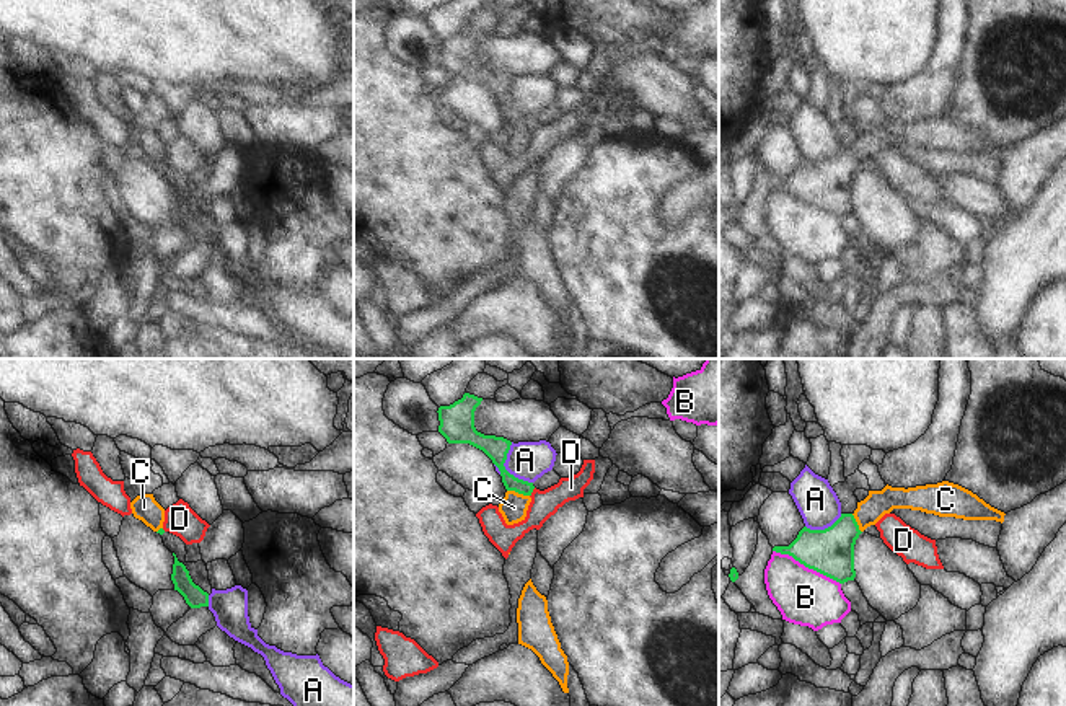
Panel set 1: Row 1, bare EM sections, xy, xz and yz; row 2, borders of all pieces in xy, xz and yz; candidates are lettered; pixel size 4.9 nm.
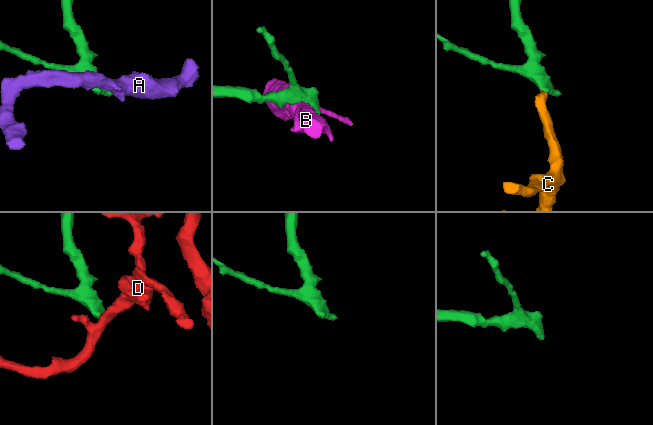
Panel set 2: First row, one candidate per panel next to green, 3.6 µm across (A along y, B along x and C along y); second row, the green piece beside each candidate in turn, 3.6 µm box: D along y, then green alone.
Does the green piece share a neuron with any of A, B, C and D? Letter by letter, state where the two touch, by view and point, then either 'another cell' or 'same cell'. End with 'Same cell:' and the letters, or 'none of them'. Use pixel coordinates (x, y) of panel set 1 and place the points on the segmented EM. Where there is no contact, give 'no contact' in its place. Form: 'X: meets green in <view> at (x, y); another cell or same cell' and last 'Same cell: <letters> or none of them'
A: meets green in xz at (504, 468); another cell
B: meets green in yz at (807, 566); another cell
C: meets green in xz at (519, 493); same cell
D: meets green in xz at (532, 491); another cell
Same cell: C

